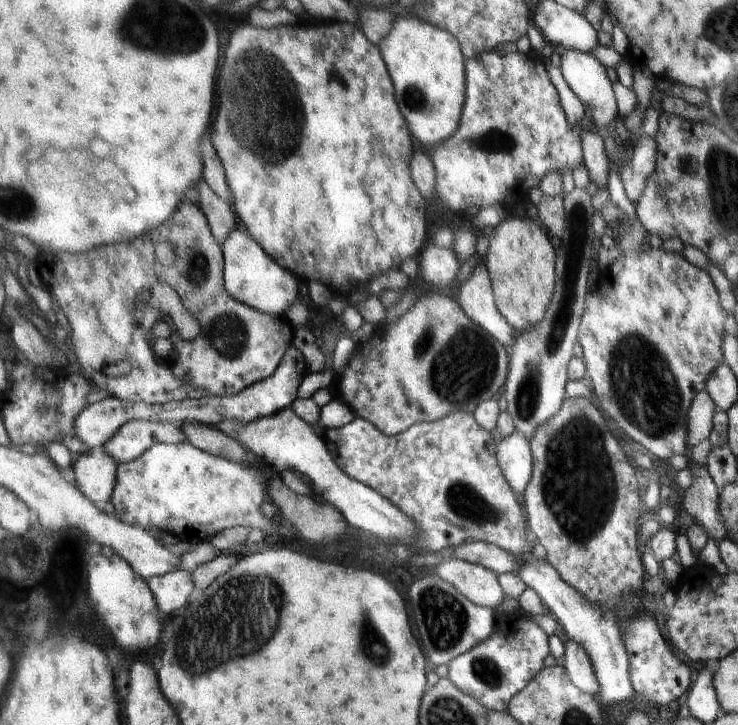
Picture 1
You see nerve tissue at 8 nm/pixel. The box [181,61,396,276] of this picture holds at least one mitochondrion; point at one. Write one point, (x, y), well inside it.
(251, 145)

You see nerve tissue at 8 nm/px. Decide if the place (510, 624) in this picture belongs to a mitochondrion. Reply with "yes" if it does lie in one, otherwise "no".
no

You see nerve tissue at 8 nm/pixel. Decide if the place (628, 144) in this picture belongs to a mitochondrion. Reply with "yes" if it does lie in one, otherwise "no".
no

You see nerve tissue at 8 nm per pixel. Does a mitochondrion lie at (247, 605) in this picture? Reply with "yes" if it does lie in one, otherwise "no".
yes

